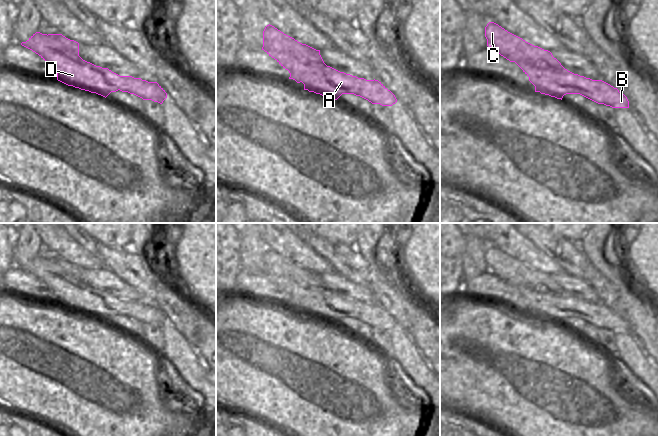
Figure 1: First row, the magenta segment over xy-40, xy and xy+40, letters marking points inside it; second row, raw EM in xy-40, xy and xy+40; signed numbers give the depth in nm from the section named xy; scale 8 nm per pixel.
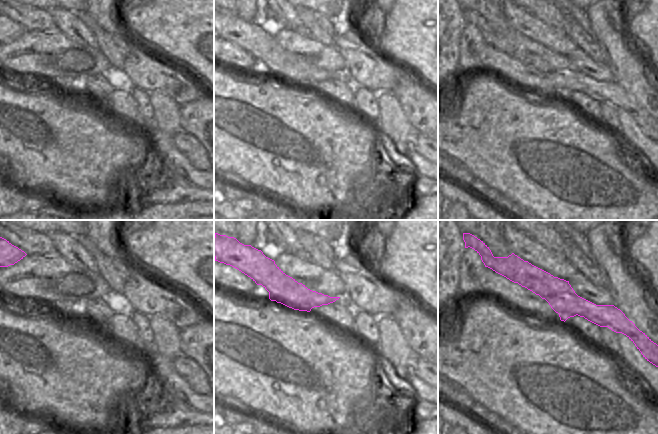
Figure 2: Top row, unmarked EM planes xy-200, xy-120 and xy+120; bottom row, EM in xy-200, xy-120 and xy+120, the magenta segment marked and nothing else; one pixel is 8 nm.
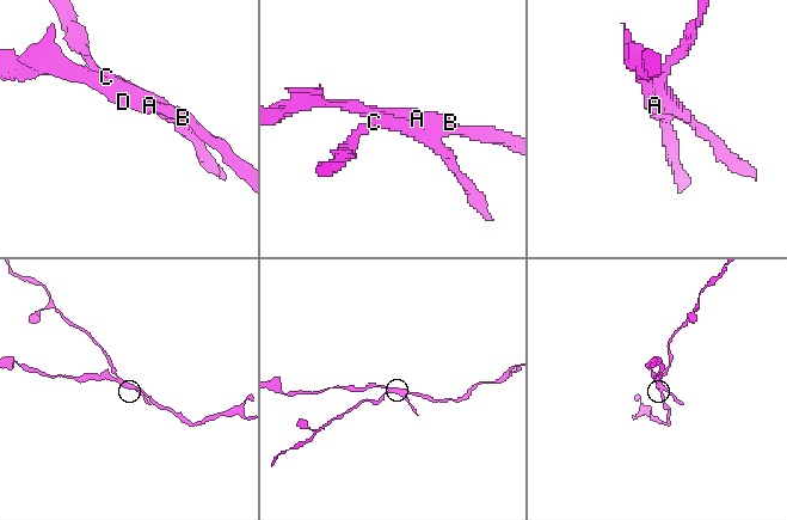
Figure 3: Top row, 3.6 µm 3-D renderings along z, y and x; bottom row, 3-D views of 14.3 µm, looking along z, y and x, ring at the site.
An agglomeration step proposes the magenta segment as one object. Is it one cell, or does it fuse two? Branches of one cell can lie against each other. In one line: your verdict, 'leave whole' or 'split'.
split

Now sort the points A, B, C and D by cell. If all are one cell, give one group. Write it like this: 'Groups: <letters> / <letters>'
Groups: A B D / C

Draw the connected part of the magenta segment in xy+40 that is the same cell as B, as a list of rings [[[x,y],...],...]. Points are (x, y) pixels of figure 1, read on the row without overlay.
[[[520,286],[516,288],[529,301],[529,305],[535,310],[535,316],[561,324],[566,318],[580,318],[598,328],[612,332],[629,332],[627,321],[602,304],[592,304],[567,293],[539,295]]]

